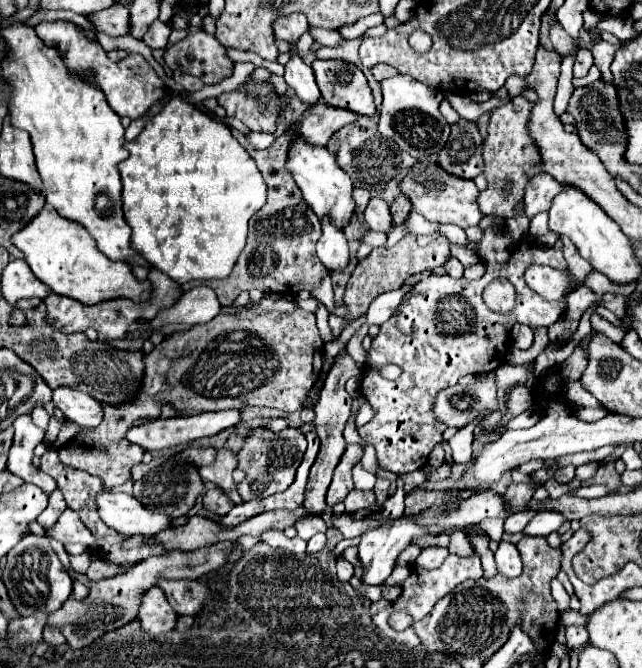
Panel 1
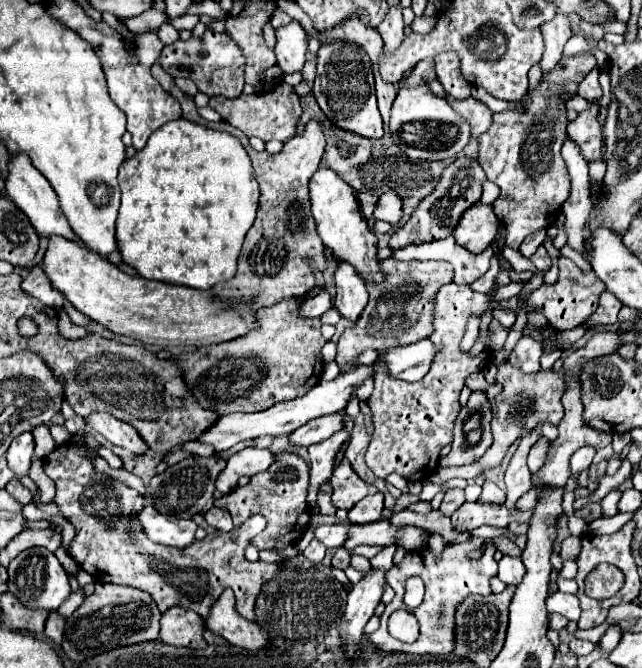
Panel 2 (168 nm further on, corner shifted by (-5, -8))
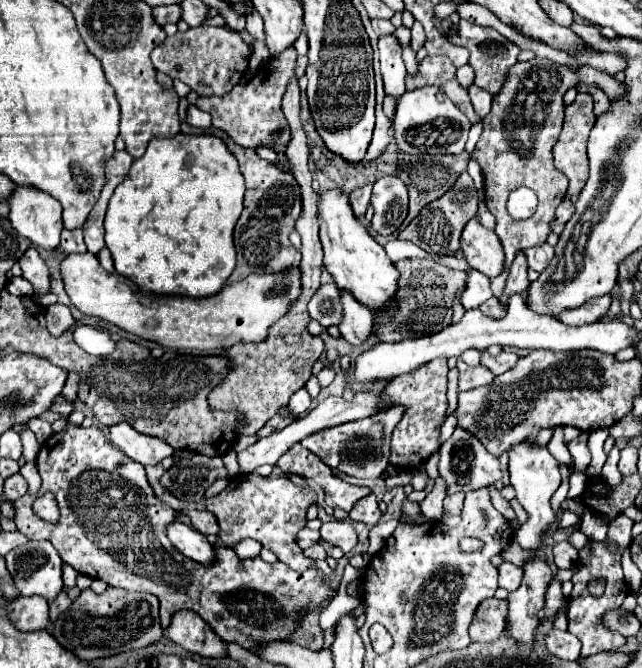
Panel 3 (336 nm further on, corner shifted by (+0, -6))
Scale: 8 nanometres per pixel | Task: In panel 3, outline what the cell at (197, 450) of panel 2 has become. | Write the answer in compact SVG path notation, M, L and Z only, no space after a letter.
M127 422L111 426L109 428L109 440L115 446L119 446L131 460L135 460L143 466L161 464L163 458L173 456L173 452L175 452L165 440L139 434Z

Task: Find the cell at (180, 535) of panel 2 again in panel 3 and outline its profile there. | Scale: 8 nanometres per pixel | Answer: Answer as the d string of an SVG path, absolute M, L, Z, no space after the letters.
M173 522L167 528L167 536L181 554L195 560L197 564L215 562L215 546L211 546L211 542L201 532L195 532L195 528L185 526L181 522Z

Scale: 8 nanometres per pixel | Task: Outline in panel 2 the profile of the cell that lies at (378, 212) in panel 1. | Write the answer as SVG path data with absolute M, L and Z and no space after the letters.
M394 192L382 194L378 204L376 204L374 218L390 222L390 224L396 224L402 218L402 200L400 200L400 196L394 194Z

